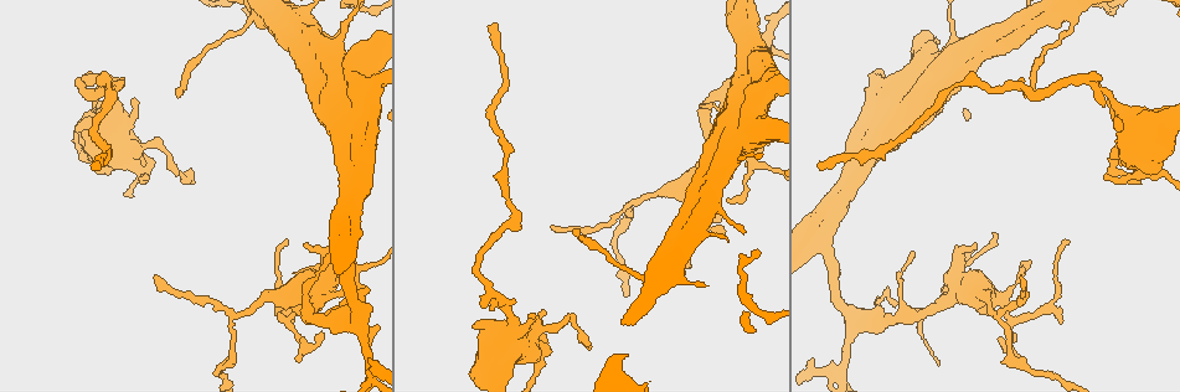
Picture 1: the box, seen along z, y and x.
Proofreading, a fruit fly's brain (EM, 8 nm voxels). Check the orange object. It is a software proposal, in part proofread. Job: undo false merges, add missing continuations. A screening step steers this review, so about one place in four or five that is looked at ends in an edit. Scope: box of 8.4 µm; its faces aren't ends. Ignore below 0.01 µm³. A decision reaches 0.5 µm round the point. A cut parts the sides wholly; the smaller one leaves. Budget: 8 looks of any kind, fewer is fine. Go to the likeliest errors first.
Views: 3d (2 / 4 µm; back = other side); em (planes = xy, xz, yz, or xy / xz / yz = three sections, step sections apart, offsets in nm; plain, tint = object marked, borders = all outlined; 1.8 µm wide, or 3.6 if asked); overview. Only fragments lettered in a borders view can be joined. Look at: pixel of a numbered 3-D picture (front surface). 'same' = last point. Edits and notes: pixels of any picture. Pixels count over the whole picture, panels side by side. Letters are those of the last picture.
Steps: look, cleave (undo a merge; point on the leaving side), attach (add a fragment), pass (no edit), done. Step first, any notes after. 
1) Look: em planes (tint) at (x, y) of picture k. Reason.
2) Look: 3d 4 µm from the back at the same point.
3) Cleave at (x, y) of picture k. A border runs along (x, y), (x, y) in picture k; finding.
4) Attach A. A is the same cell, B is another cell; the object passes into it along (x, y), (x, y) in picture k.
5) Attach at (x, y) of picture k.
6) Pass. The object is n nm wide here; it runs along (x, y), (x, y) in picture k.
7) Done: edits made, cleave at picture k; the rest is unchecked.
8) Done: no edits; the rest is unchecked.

Look: 3d 4 µm at (1156, 129) of picture 1. Calibre changes.

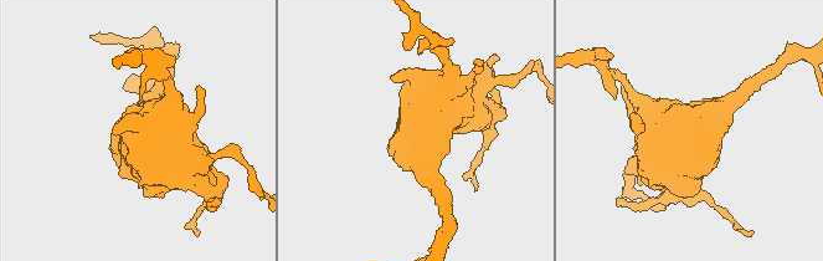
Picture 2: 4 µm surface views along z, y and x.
Look: em 3.6 µm planes (borders) at (421, 132) of picture 2. Now the EM.

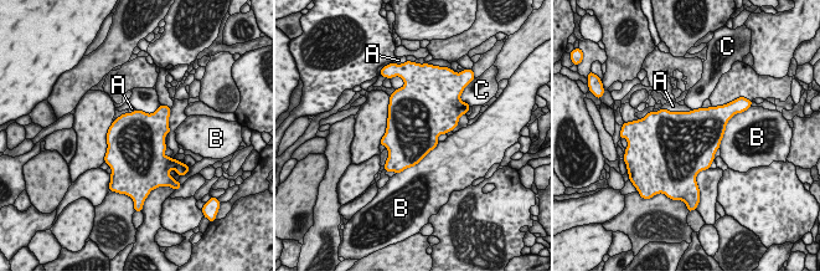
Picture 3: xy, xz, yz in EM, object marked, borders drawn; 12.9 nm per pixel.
Pass. A, B and C are other cells; a border runs along (691, 110), (654, 112) in picture 3; one neuron here.

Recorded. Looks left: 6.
Look: em planes (tint) at (852, 314) of picture 1.

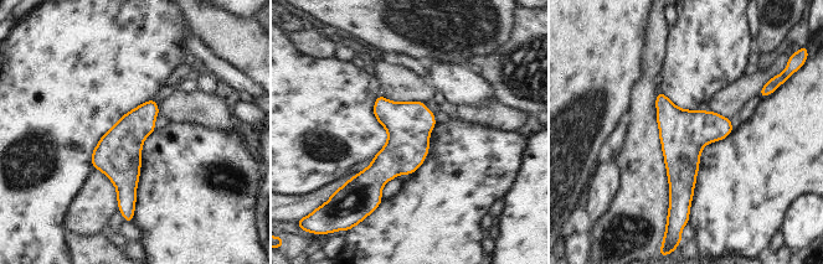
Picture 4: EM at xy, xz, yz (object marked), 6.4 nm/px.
Look: em planes (borders) at the same point.

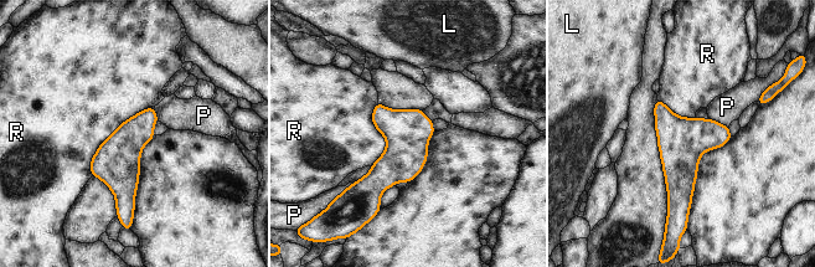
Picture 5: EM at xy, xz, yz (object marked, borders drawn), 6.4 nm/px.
Pass. L, P and R are other cells; a border runs along (146, 107), (99, 144), (91, 175) in picture 5; continuous, no second neuron.

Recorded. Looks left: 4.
Look: em 3.6 µm planes (borders) at (486, 26) of picture 1. Tapers out.

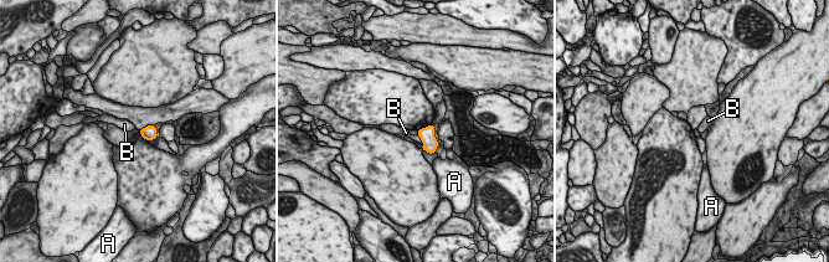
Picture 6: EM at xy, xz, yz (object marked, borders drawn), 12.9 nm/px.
Pass. The longest contact is with B, 170 nm; A and B are other cells; a border runs along (417, 134), (423, 144) in picture 6; no lettered fragment goes on from it.

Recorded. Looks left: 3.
Done: no edits; the rest is unchecked.

